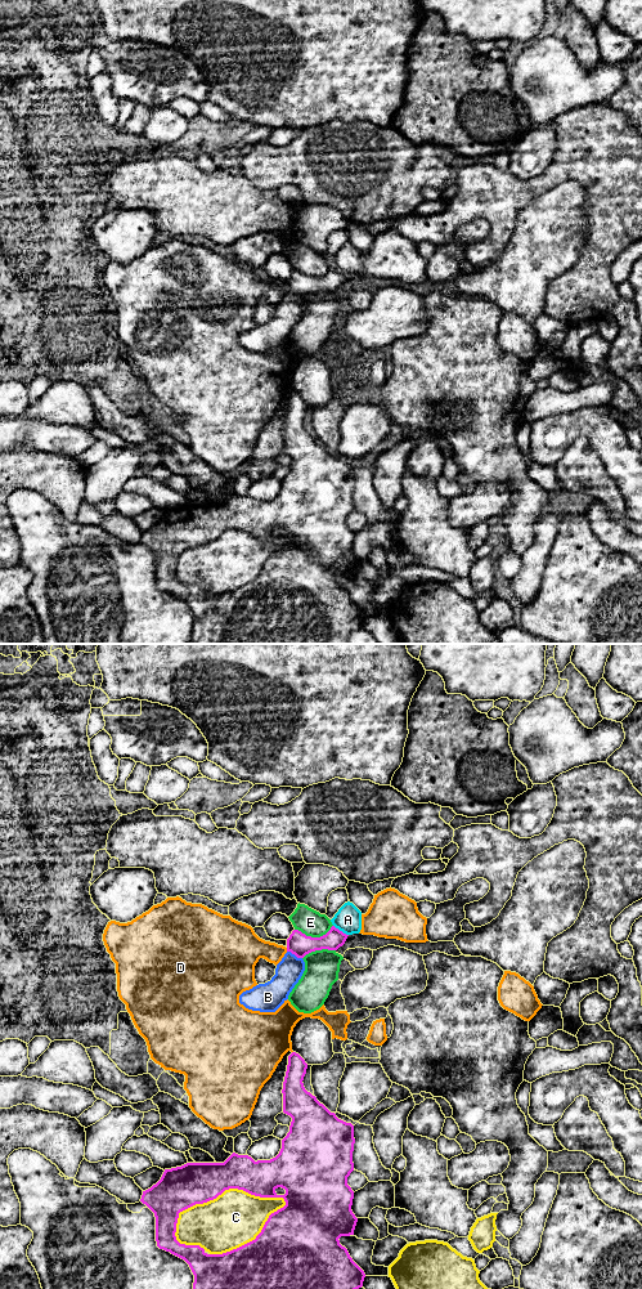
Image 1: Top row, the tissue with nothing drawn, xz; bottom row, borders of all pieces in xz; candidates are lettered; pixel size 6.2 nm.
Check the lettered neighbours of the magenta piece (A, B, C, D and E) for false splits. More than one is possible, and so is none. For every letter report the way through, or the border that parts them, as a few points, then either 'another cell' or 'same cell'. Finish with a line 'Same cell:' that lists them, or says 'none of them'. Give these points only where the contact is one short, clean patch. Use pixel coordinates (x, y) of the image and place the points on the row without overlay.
A: border along xz (333, 265), (348, 276); another cell
B: border along xz (287, 291), (301, 299); another cell
C: another cell
D: another cell
E: another cell
Same cell: none of them

